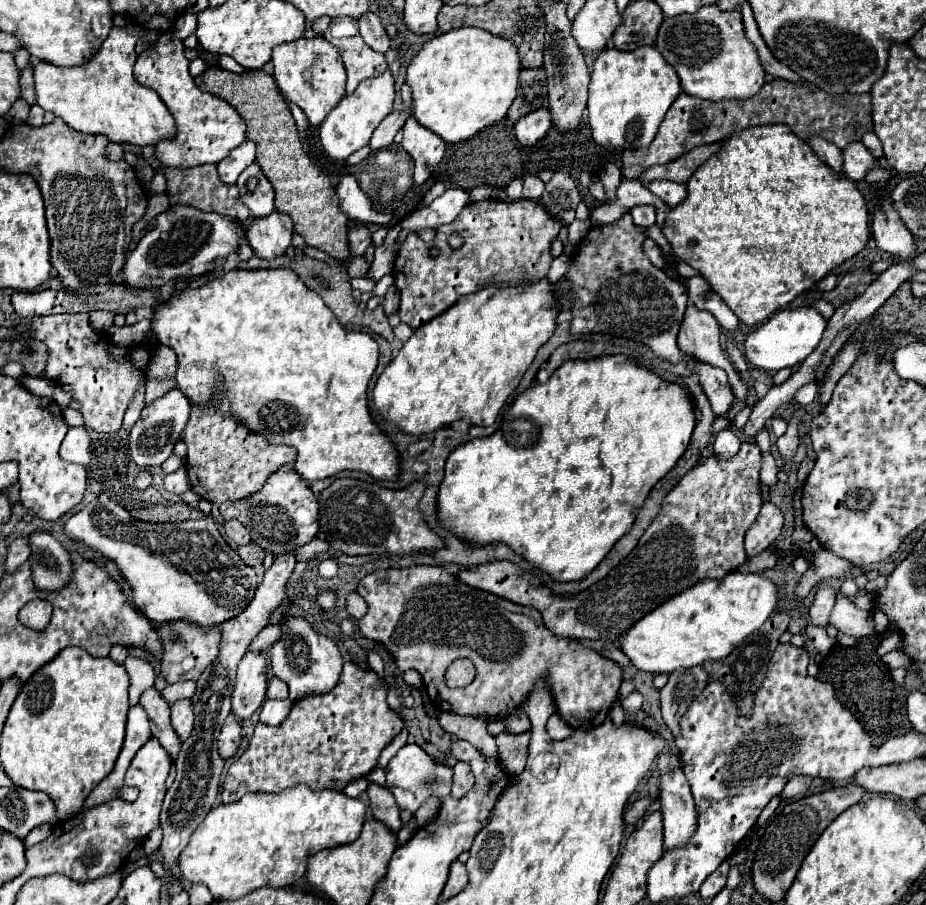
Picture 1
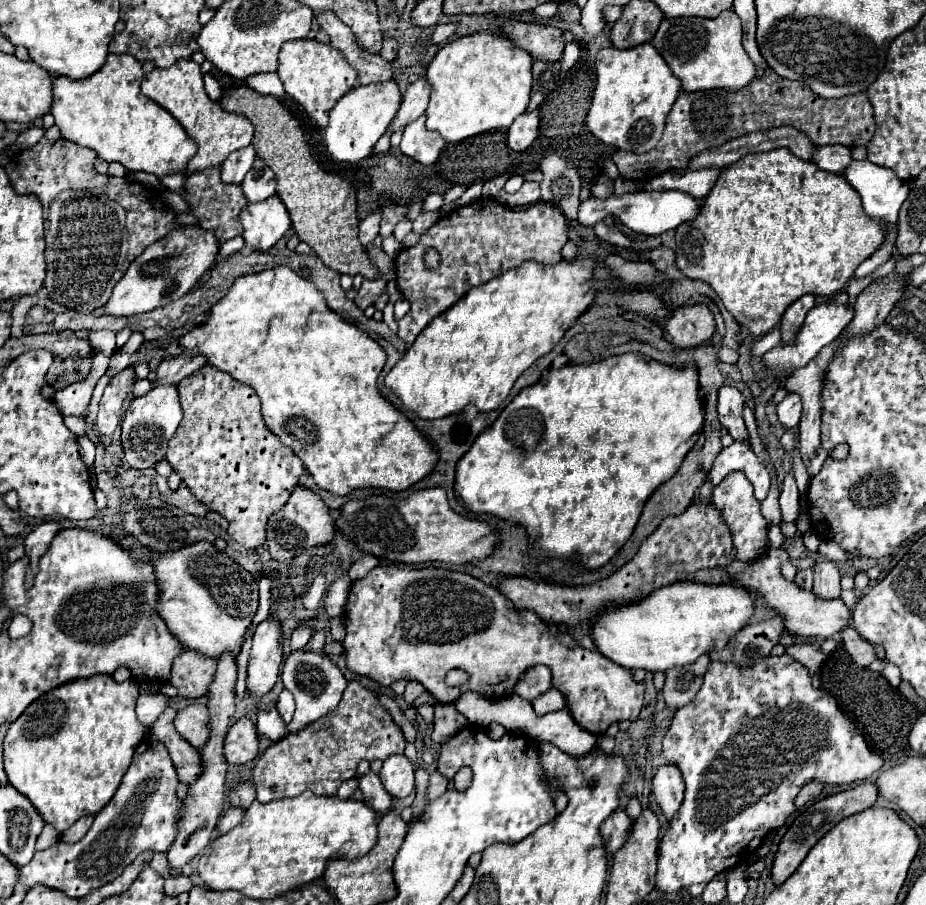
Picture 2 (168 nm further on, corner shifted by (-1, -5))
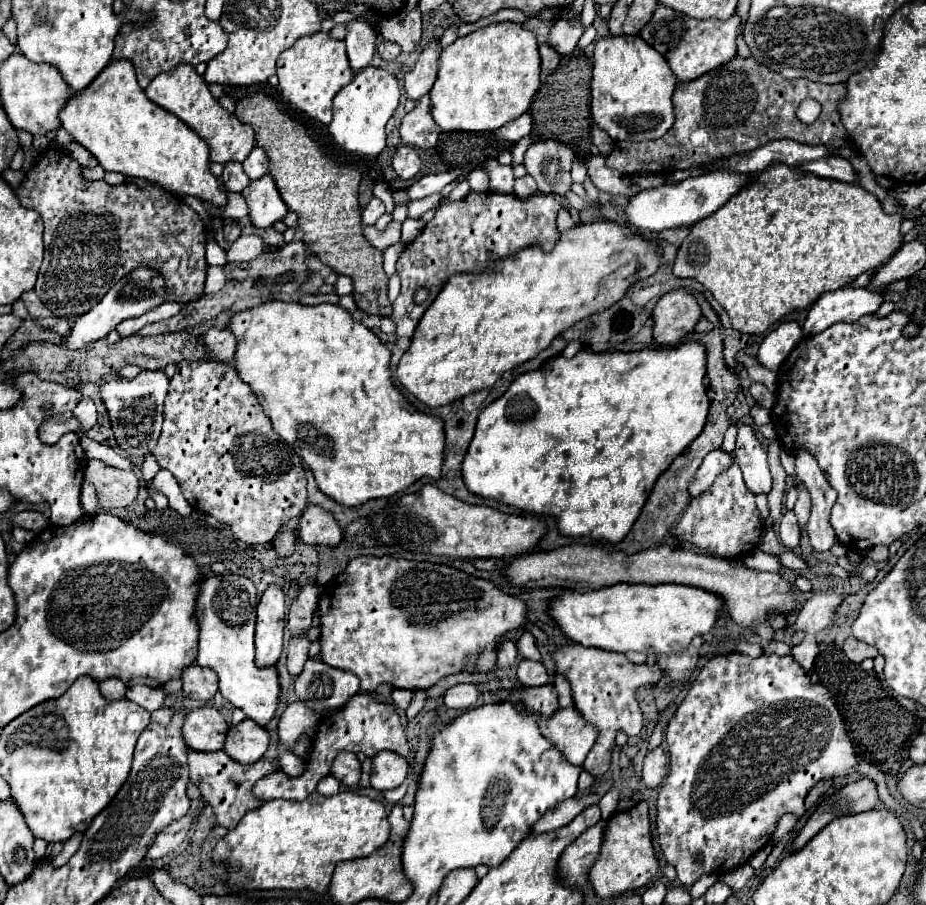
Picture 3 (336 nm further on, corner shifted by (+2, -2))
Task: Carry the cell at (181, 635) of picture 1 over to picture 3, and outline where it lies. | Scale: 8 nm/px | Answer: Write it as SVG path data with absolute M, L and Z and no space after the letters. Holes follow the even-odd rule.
M197 663L185 667L185 673L181 675L183 681L183 695L195 701L209 701L217 693L217 673L211 669L199 667Z

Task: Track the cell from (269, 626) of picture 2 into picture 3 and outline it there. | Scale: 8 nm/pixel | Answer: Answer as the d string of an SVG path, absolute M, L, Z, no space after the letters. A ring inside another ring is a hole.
M271 585L259 605L257 605L257 627L255 627L255 647L257 647L257 667L273 667L283 649L285 633L285 593L281 587Z

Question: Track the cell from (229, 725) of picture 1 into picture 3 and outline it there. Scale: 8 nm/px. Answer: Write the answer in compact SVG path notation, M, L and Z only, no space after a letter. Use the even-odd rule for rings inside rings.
M243 719L227 733L223 751L237 763L255 763L269 747L269 733L251 719Z

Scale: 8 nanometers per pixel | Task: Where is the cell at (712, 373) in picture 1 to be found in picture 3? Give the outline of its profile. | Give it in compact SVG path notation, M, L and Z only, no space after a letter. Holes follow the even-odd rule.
M737 425L735 461L739 463L745 483L753 493L771 491L771 473L767 465L767 451L761 447L751 425Z

